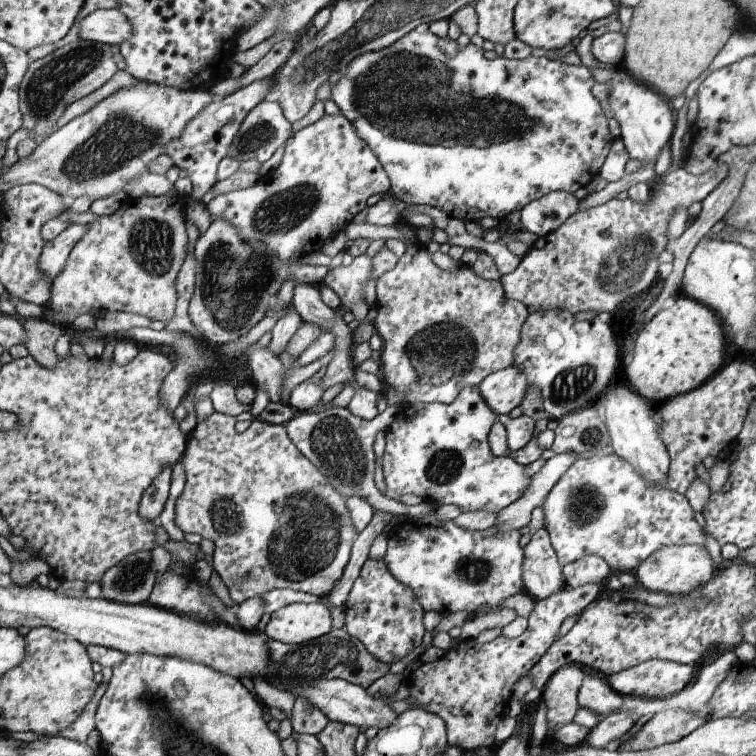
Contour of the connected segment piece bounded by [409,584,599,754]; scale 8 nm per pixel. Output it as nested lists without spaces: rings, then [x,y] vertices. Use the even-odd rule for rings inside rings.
[[[564,585],[557,593],[548,598],[537,599],[534,608],[527,618],[528,626],[524,634],[518,638],[509,639],[504,635],[497,636],[489,643],[478,642],[476,639],[460,640],[454,648],[448,648],[441,658],[431,663],[423,663],[411,673],[410,702],[412,708],[422,709],[437,714],[445,721],[448,728],[448,743],[450,747],[458,747],[464,753],[476,754],[484,748],[495,748],[495,732],[498,723],[506,718],[507,706],[513,696],[513,690],[523,676],[545,656],[550,646],[554,644],[560,625],[569,616],[578,616],[599,594],[597,585],[584,585],[574,588]]]

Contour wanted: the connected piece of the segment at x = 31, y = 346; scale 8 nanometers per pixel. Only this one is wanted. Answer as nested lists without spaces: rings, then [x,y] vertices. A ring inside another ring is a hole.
[[[46,318],[20,319],[26,331],[25,346],[32,358],[48,370],[54,370],[60,357],[54,351],[54,344],[64,335],[63,325]]]

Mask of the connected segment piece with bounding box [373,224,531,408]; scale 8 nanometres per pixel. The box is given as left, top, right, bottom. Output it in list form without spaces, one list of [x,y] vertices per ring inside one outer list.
[[[410,225],[395,226],[406,238],[415,241],[406,245],[404,254],[397,260],[394,270],[385,272],[378,279],[377,298],[379,313],[374,328],[383,340],[380,350],[382,360],[382,378],[384,390],[390,387],[405,394],[400,407],[412,404],[452,402],[465,384],[478,385],[489,374],[502,370],[513,364],[515,349],[521,342],[521,330],[529,318],[529,307],[505,294],[501,279],[482,278],[475,270],[462,262],[458,262],[453,270],[440,270],[425,245],[416,245],[416,235]]]

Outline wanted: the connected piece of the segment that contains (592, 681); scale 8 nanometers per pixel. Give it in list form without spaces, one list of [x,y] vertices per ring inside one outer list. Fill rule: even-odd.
[[[586,675],[578,700],[580,706],[593,710],[601,716],[602,720],[606,720],[608,716],[616,712],[616,696],[620,695],[609,683],[604,684],[596,675]]]

